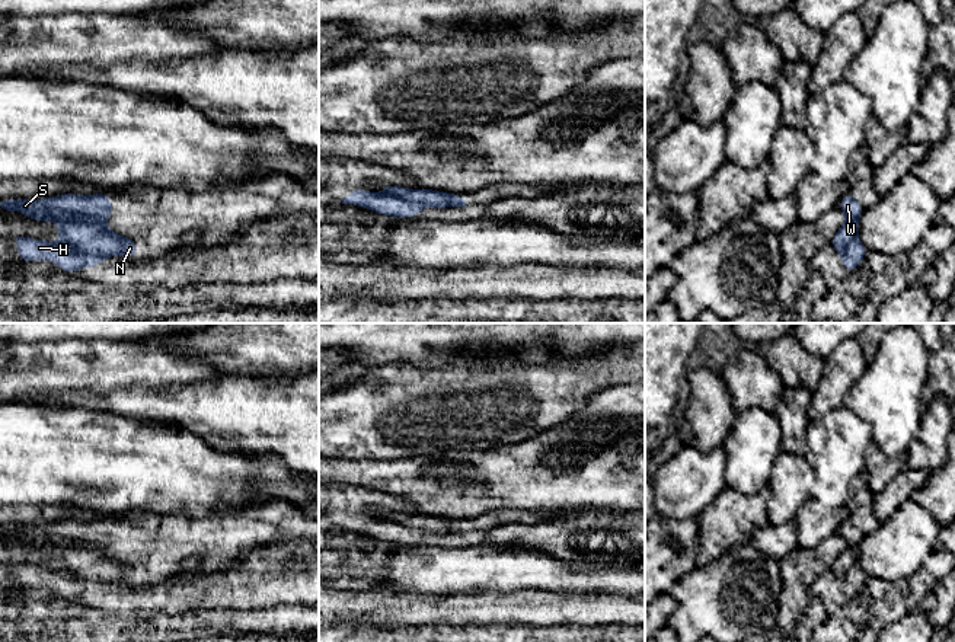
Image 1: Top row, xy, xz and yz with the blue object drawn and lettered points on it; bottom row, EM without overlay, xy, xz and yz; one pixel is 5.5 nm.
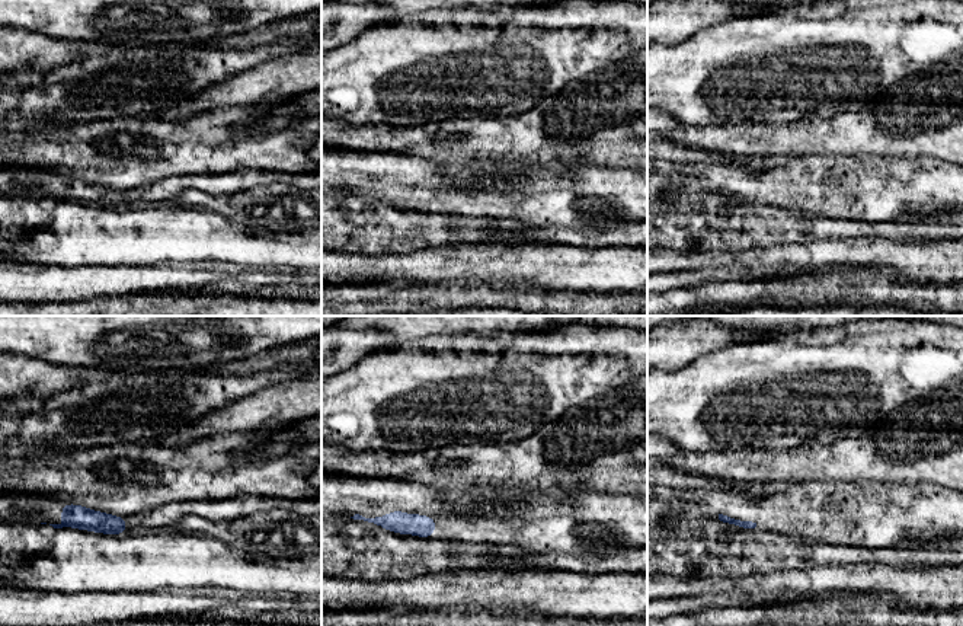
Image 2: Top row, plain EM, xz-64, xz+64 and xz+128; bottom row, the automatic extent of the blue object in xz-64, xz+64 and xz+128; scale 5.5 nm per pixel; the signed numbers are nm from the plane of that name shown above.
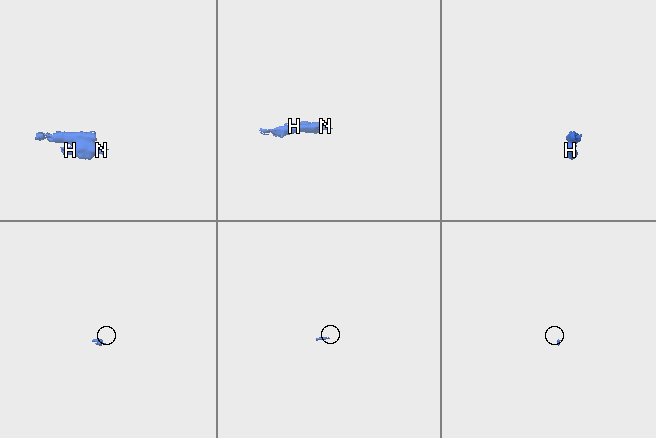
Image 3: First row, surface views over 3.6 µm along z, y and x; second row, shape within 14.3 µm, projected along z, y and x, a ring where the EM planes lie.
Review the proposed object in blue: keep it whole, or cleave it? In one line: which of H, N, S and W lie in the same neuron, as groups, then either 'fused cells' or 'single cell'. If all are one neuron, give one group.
groups H / N S W; fused cells

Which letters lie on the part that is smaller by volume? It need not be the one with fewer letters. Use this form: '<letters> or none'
H

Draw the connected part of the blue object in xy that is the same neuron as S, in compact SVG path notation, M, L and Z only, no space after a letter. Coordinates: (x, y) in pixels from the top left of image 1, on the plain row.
M105 518L87 523L60 520L45 526L0 526L0 537L20 537L38 549L54 546L60 568L79 578L137 585L135 566L121 563L100 547L114 543L114 531Z

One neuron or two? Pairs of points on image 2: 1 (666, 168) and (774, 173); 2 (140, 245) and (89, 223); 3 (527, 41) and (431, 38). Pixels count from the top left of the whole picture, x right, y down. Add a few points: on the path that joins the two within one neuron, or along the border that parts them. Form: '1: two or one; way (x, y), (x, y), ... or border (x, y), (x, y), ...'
1: one; way (693, 172), (716, 172), (733, 182), (748, 182)
2: one; way (127, 238), (102, 236)
3: one; way (504, 41), (454, 41)

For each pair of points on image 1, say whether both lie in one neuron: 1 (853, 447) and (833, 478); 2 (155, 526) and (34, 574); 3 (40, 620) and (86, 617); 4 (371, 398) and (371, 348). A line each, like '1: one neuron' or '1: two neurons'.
1: one neuron
2: two neurons
3: one neuron
4: two neurons

